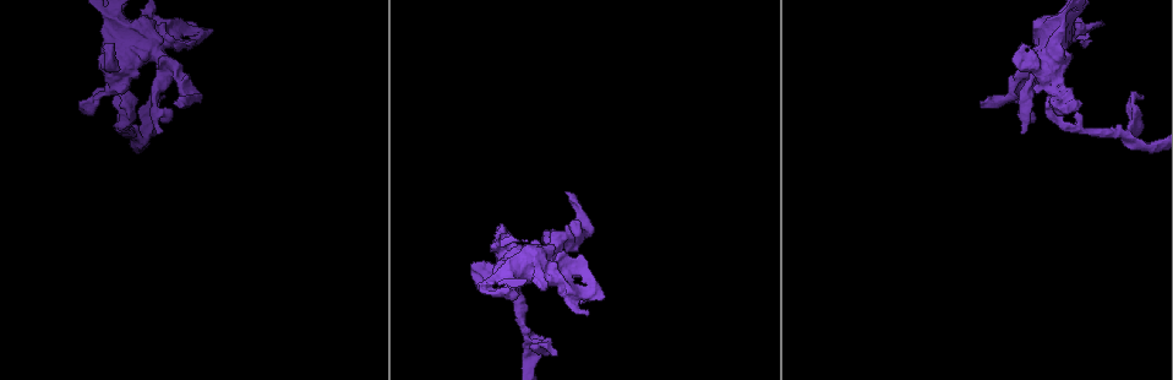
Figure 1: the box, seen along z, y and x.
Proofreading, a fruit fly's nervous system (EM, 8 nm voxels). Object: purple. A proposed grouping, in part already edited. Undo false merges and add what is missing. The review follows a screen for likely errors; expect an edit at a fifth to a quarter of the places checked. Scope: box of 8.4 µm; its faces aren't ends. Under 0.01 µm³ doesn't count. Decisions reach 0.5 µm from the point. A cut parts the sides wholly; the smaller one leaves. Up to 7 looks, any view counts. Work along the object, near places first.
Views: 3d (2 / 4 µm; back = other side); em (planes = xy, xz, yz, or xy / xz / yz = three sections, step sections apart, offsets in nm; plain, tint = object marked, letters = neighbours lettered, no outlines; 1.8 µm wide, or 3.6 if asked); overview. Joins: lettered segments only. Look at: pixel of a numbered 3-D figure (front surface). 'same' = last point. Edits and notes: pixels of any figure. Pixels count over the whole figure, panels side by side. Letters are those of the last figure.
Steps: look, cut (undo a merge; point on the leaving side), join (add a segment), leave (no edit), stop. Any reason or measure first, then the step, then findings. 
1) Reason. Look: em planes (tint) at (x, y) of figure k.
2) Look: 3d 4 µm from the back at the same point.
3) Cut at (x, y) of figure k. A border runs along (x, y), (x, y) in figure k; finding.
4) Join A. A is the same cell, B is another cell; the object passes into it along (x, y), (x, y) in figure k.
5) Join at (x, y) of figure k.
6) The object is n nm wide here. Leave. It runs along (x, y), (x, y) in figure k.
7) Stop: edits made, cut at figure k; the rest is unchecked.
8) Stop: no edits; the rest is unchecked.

Sharp bend. Look: em xz step 16 (tint) at (478, 272) of figure 1.

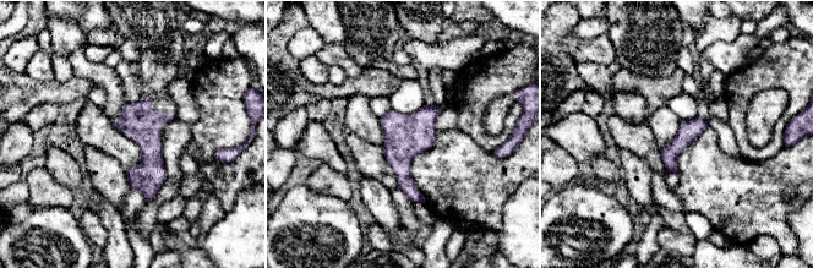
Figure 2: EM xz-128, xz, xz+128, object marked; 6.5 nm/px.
Another direction. Look: em planes (letters) at the same point.

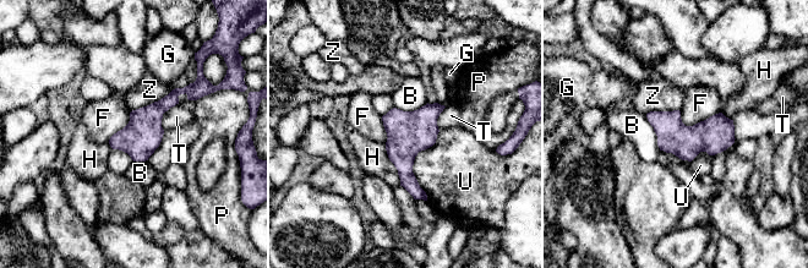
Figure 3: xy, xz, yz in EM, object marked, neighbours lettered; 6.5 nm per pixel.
Leave. B, F, G, H, P, T, U and Z are other cells; a border runs along (678, 110), (686, 125), (719, 111) in figure 3; continuous, no second neuron.

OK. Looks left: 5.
Sharp bend. Look: 3d 2 µm at (1126, 135) of figure 1.

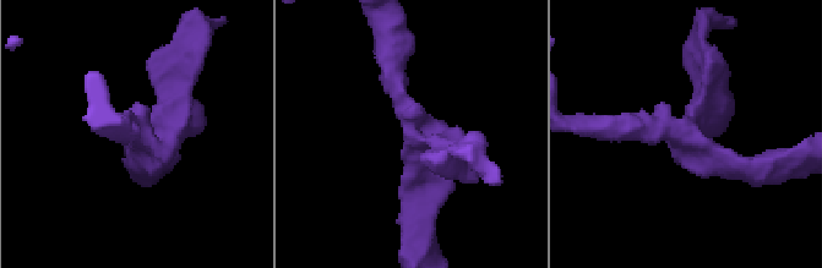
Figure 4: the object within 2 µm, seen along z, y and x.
Now the EM. Look: em xz step 8 (tint) at (684, 134) of figure 4.

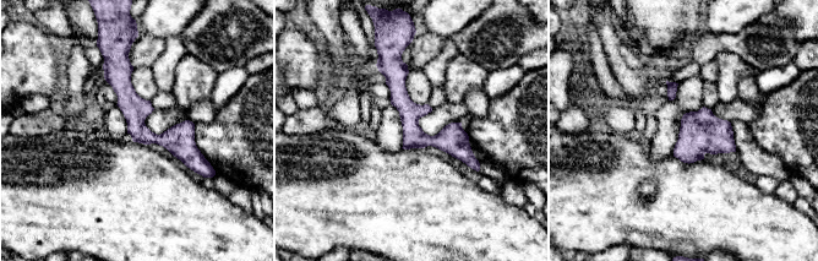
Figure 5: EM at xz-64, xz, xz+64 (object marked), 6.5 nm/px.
Cut it another way. Look: em planes (letters) at the same point.

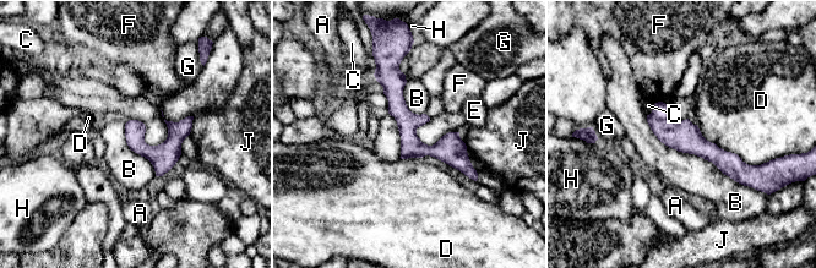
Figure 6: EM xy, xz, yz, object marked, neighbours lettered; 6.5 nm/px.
3 arms meet here. Leave. A, B, C, D, E, F, G, H and J are other cells; one neuron here.

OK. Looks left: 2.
Look: em planes (tint) at (160, 130) of figure 1.

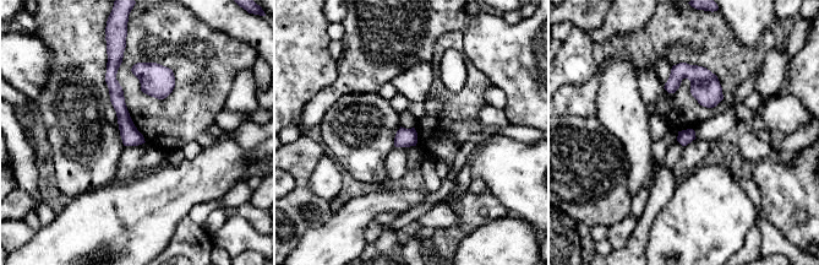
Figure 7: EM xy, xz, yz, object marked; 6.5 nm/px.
See the neighbours. Look: em planes (letters) at the same point.

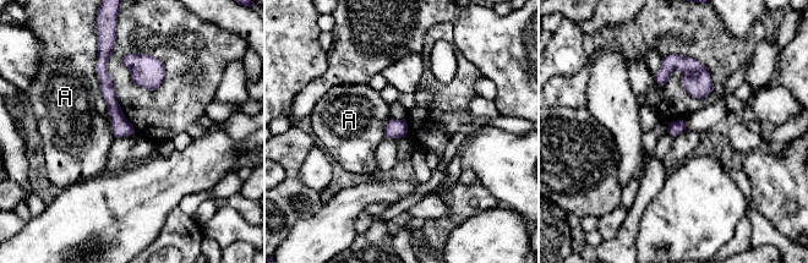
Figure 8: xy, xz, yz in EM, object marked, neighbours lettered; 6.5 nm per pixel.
Leave. A is another cell; a border runs along (97, 48), (96, 75), (114, 137) in figure 8; none of them fits.

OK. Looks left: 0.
Stop: no edits; the rest is unchecked.

